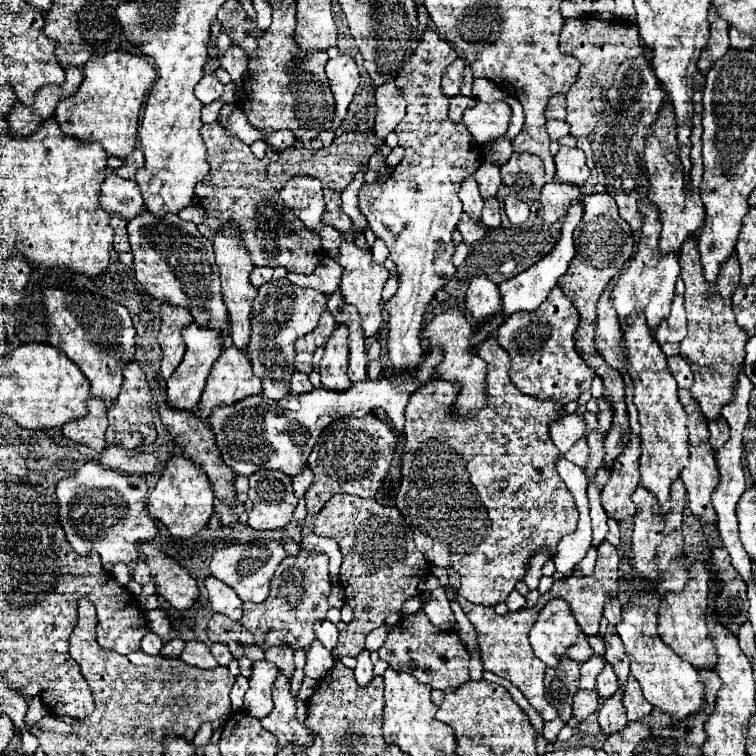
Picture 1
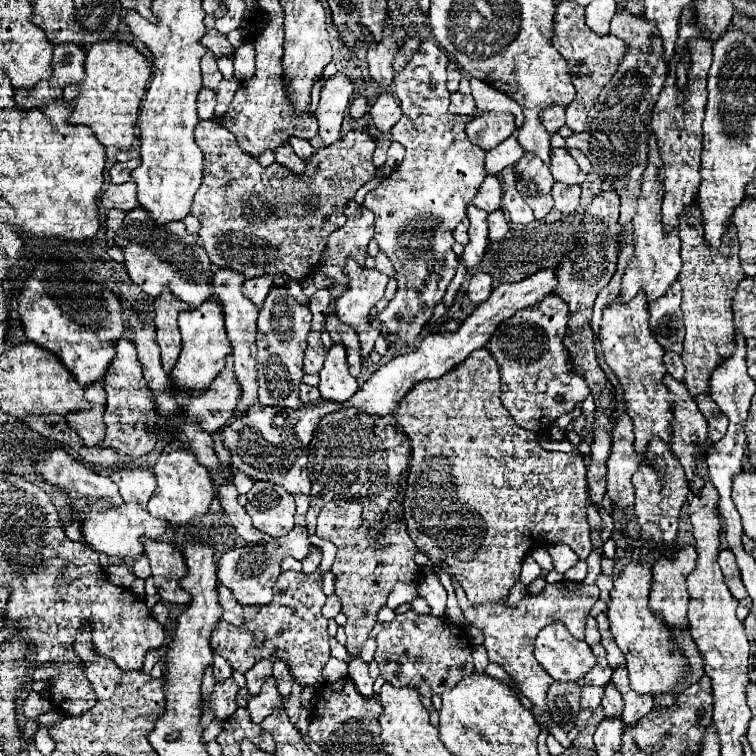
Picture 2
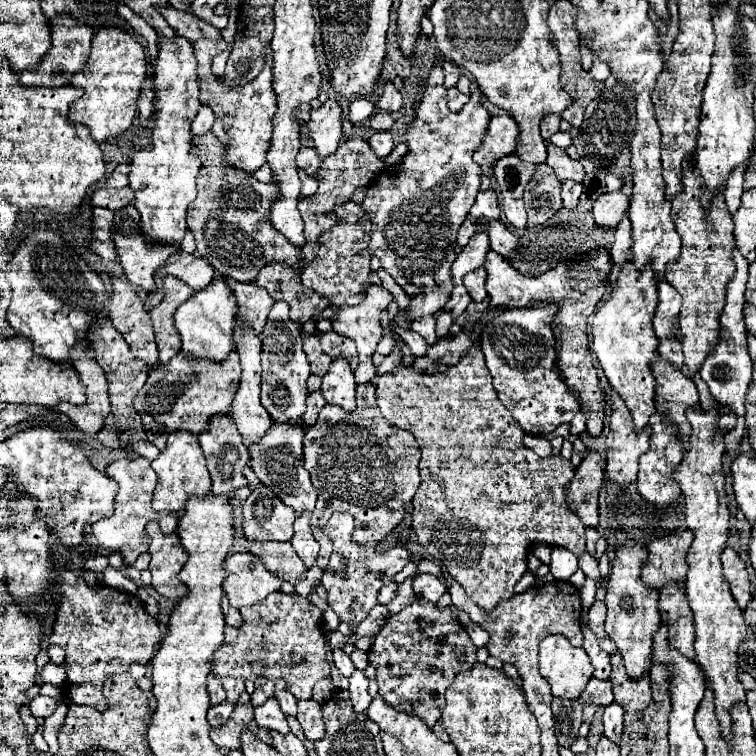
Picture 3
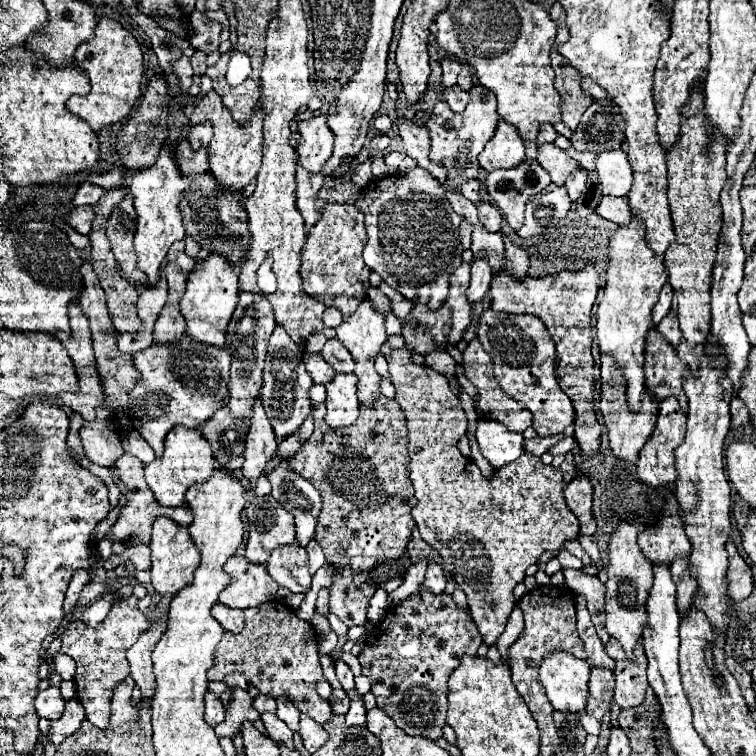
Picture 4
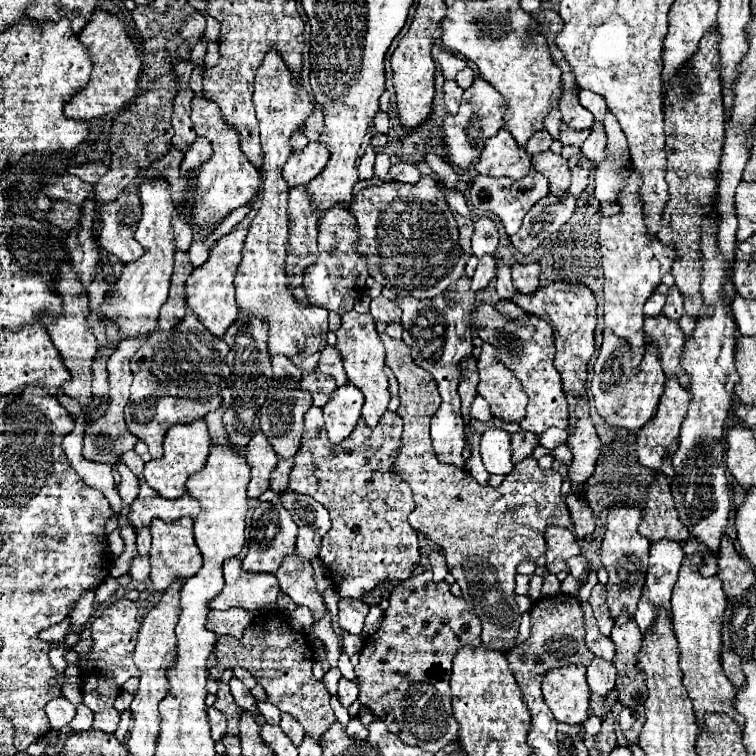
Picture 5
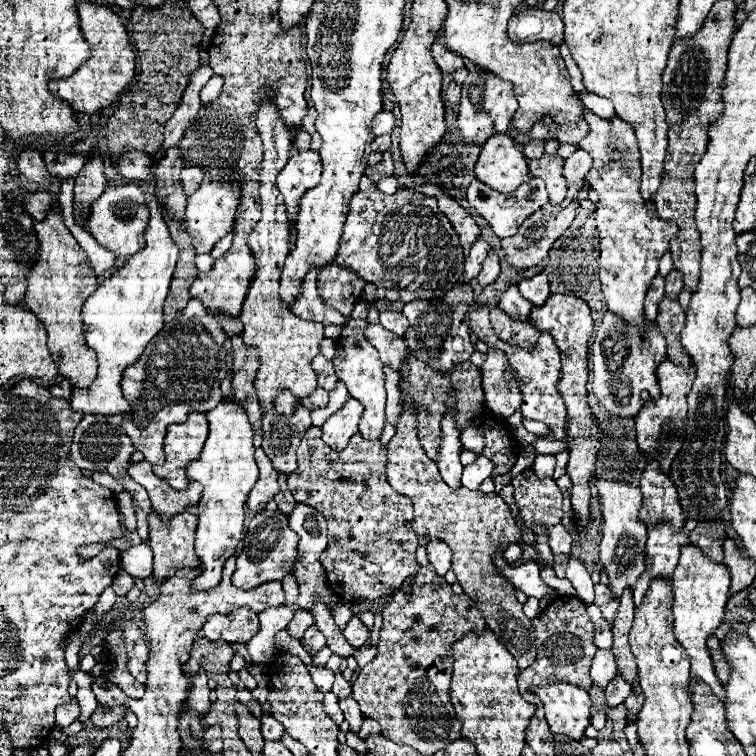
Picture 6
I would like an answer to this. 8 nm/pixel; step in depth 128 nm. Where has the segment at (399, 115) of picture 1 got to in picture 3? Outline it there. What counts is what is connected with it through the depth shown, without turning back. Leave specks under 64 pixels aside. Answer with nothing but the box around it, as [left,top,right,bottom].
[370,112,394,130]

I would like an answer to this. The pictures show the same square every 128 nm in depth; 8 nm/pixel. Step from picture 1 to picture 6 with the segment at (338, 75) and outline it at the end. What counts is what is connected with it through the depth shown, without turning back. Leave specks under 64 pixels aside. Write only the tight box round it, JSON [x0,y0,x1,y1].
[278,150,320,224]

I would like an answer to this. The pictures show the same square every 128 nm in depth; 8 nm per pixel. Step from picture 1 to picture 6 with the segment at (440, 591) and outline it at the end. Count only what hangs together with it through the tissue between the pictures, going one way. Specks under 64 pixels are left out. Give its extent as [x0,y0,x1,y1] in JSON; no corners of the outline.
[426,540,452,576]

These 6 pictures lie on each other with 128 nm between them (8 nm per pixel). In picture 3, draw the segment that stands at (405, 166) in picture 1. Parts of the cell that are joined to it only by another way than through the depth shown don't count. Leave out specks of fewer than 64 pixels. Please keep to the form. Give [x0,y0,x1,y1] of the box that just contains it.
[362,64,490,328]

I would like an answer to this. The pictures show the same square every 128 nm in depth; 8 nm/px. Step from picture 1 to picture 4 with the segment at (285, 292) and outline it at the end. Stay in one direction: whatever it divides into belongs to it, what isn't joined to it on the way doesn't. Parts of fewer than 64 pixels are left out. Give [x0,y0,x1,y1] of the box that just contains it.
[262,326,312,440]

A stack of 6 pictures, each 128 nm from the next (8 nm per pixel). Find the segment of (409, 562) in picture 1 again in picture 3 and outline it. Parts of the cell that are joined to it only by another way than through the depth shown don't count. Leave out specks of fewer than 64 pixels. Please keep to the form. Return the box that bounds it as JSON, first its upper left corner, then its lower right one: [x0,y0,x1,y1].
[322,512,408,626]

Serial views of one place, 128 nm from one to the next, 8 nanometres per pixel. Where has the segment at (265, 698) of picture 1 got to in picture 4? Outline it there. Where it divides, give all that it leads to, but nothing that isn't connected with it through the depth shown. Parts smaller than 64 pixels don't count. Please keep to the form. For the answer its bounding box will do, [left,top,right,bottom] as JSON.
[262,712,294,748]

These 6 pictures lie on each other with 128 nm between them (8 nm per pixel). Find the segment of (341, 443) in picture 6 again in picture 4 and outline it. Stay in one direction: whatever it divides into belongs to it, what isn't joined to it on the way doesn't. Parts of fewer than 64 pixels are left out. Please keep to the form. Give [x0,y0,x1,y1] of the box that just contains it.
[326,374,360,430]

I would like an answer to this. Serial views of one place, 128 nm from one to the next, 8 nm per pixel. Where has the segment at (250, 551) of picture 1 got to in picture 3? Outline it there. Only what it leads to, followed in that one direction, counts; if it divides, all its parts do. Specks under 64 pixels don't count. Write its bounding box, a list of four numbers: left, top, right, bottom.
[222,516,318,608]

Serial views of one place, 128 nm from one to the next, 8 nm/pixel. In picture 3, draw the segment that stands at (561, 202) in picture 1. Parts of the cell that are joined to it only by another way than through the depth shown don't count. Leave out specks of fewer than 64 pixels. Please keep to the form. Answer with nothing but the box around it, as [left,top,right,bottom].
[562,182,582,208]

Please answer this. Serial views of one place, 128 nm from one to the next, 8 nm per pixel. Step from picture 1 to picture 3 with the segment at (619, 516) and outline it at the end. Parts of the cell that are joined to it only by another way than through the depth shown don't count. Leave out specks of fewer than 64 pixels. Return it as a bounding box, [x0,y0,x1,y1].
[606,394,650,482]

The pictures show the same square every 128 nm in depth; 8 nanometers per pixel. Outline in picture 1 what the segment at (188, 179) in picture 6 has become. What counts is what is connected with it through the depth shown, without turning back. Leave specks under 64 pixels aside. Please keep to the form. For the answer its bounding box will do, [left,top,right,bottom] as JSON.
[196,74,224,106]

